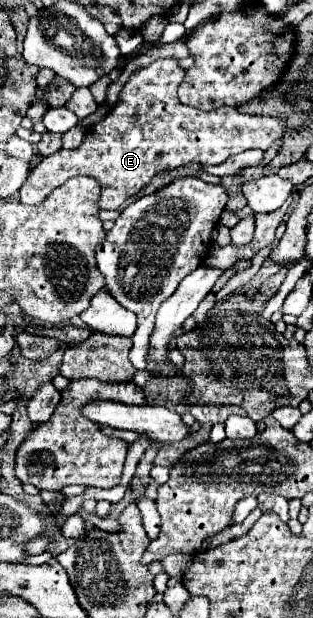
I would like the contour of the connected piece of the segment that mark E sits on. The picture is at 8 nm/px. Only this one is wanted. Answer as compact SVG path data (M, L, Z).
M157 59L147 67L139 67L133 71L119 93L119 101L113 111L105 115L95 127L91 127L85 135L85 141L77 149L59 149L57 153L43 157L41 163L29 171L25 185L21 187L21 203L37 205L41 203L53 189L63 185L69 177L89 175L101 185L101 209L121 211L157 173L185 167L189 163L199 165L219 165L227 157L243 153L247 149L267 151L275 141L279 141L285 133L285 123L281 117L263 117L263 115L243 115L235 107L219 107L211 111L199 111L195 107L187 107L177 97L177 87L185 77L185 69L177 59Z

